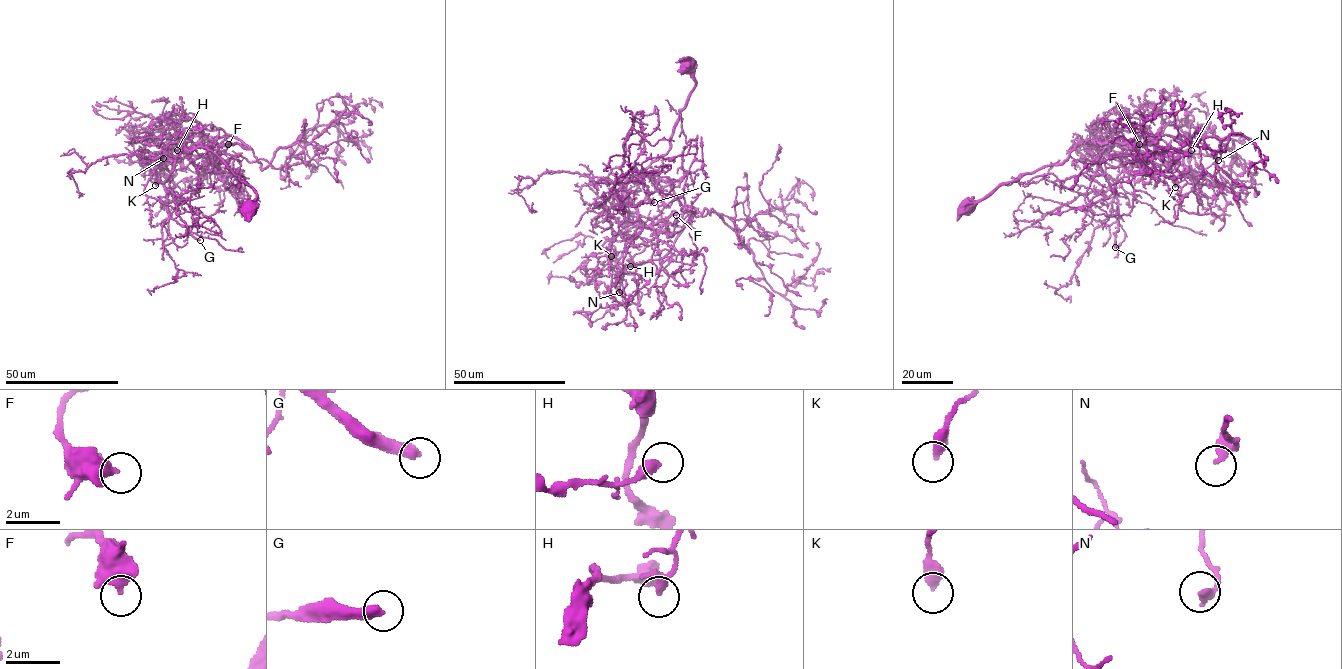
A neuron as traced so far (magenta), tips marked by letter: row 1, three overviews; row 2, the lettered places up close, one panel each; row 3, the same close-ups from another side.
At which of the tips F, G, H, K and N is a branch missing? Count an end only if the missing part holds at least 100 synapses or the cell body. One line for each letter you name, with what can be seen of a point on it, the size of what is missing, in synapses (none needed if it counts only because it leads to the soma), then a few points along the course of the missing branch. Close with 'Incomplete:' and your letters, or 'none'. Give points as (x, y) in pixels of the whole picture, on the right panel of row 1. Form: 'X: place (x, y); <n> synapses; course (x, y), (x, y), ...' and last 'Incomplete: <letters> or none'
G: place (1115, 247); 140 synapses; course (1115, 247), (1108, 262), (1103, 262), (1102, 257), (1110, 251), (1098, 234), (1070, 229), (1069, 237), (1062, 241)
Incomplete: G

